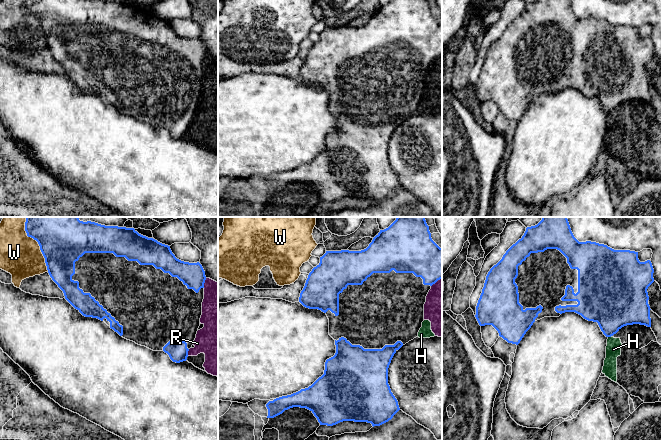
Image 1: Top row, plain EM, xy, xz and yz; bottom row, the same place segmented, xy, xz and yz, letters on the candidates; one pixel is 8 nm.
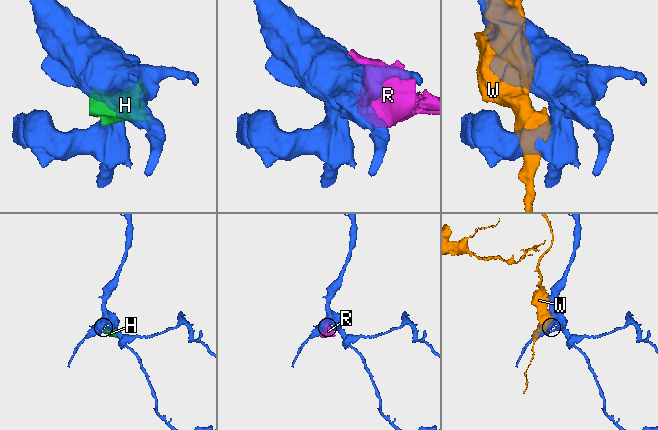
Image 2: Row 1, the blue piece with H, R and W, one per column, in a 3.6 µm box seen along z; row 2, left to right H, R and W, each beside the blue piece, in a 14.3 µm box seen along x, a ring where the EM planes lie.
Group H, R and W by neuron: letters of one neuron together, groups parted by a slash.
H R / W

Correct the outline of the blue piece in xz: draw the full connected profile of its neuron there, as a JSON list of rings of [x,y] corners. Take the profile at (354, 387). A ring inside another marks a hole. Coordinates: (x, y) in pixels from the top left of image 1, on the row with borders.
[[[397,217],[396,220],[386,229],[373,238],[369,246],[361,251],[326,251],[320,257],[320,263],[312,269],[306,280],[305,286],[300,293],[299,302],[306,308],[318,309],[324,312],[329,319],[329,335],[335,340],[336,353],[325,362],[324,374],[319,377],[311,386],[291,395],[282,396],[269,401],[266,404],[268,409],[267,418],[274,418],[282,414],[285,410],[293,407],[306,408],[317,418],[320,425],[333,426],[343,421],[367,422],[372,426],[380,426],[393,418],[400,410],[398,401],[391,392],[388,384],[388,368],[394,354],[406,343],[418,336],[418,332],[424,321],[424,304],[426,296],[431,286],[442,279],[442,248],[440,248],[431,238],[429,226],[425,217]]]

